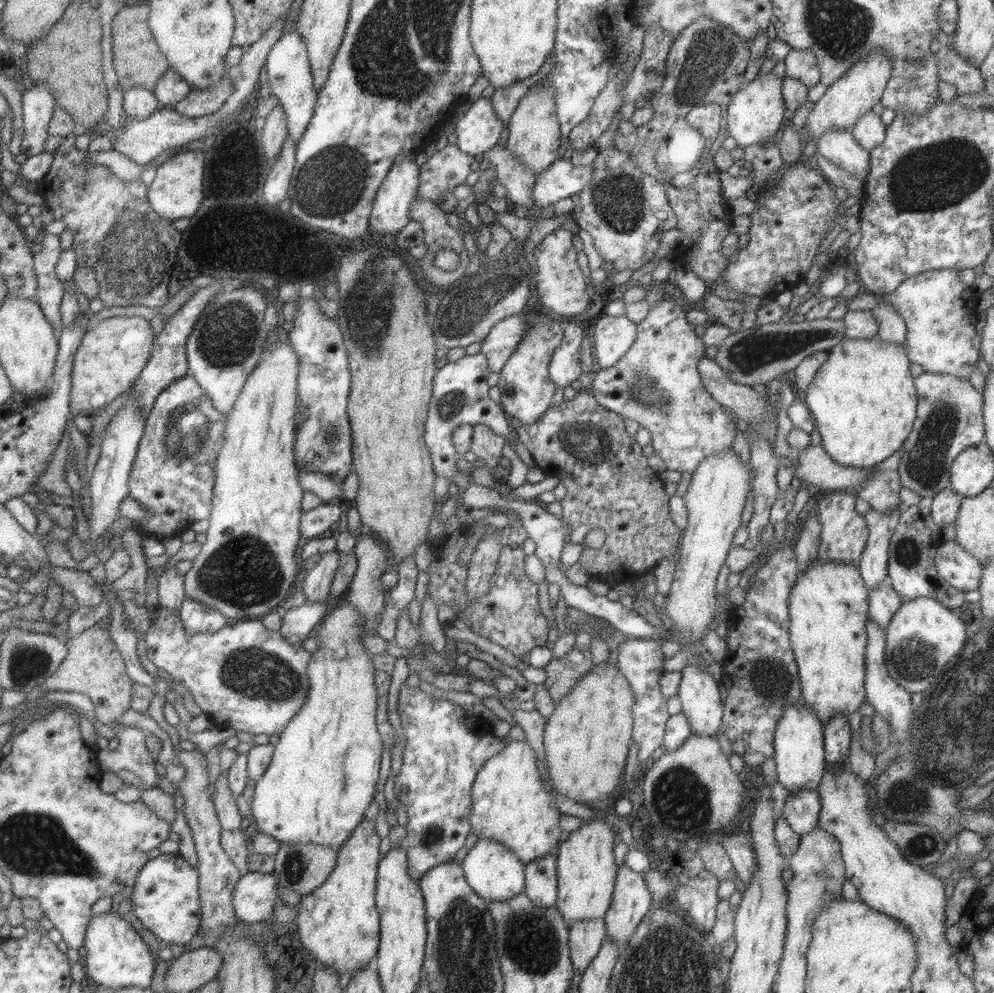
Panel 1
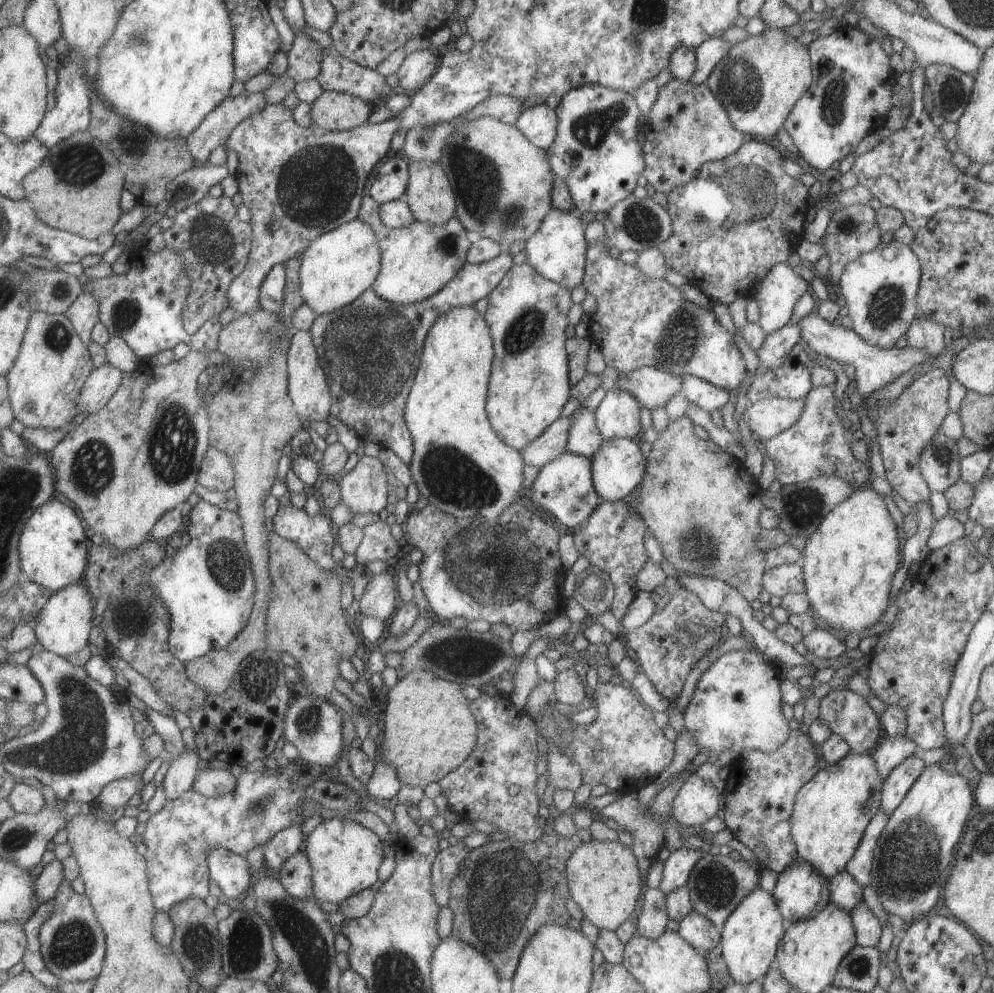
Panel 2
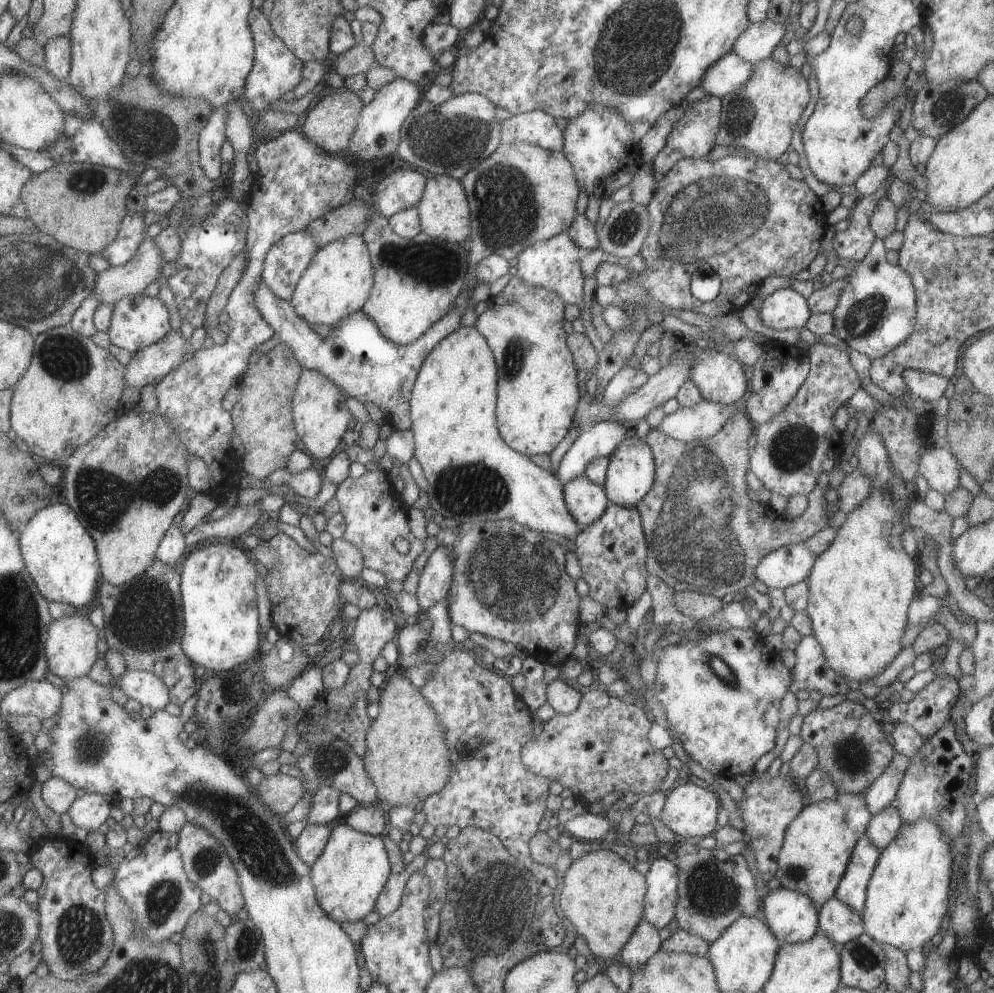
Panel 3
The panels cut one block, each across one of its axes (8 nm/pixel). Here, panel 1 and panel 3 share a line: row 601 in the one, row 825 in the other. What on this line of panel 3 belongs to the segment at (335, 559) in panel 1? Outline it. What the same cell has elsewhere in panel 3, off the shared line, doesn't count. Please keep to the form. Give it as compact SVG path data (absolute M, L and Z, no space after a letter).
M309 823L301 830L301 834L294 839L294 850L297 856L311 867L328 842L329 826Z

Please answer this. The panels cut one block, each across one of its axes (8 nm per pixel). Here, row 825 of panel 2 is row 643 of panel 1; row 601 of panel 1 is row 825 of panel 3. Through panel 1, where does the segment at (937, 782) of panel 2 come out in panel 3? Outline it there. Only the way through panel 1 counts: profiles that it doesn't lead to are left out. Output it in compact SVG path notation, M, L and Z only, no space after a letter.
M920 819L914 824L903 824L898 834L879 852L872 876L866 887L866 898L860 918L864 934L880 945L886 945L901 953L920 950L940 930L941 919L947 912L947 896L951 882L951 844L942 838L942 831L932 822Z

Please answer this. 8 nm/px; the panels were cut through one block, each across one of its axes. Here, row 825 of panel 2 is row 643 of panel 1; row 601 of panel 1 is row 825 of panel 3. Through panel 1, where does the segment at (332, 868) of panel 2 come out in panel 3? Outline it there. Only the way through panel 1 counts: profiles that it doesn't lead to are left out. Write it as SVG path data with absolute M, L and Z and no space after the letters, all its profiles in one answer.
M347 824L330 830L328 842L310 867L310 878L319 907L337 923L356 923L374 910L377 896L390 876L388 855L380 836L362 834Z

